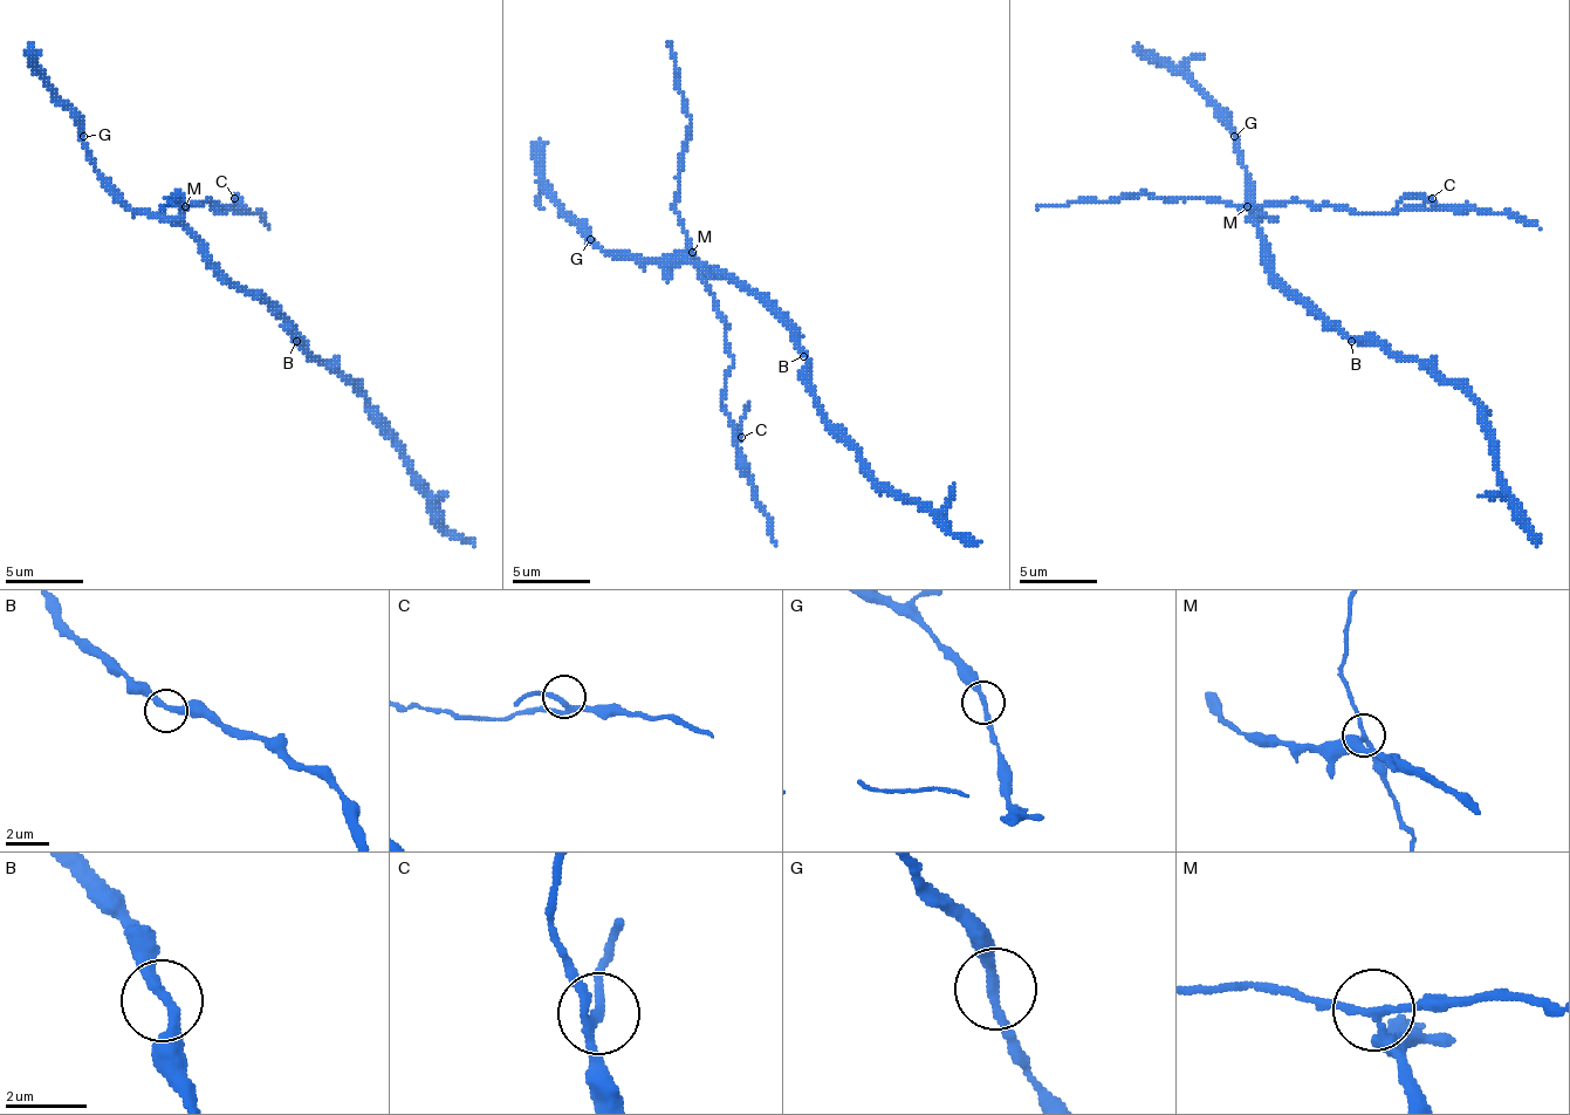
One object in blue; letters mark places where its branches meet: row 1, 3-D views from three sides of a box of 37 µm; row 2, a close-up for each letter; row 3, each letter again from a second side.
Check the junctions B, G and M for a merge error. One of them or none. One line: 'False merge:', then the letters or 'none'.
False merge: M

